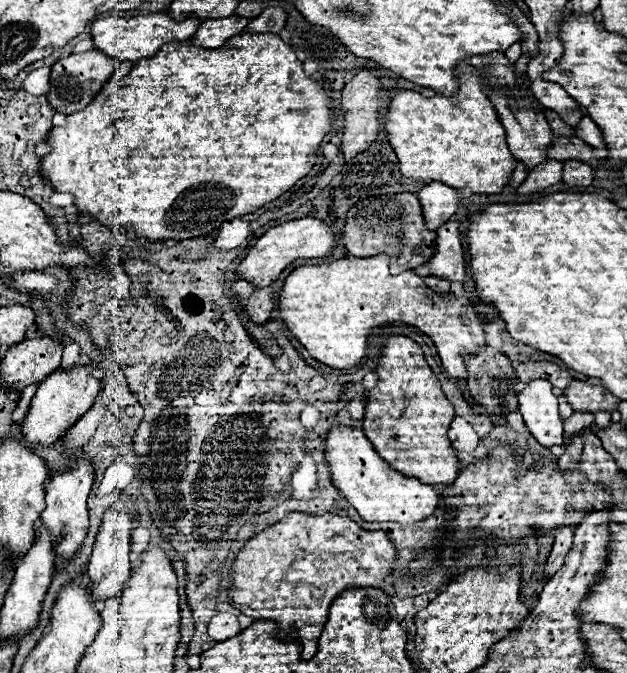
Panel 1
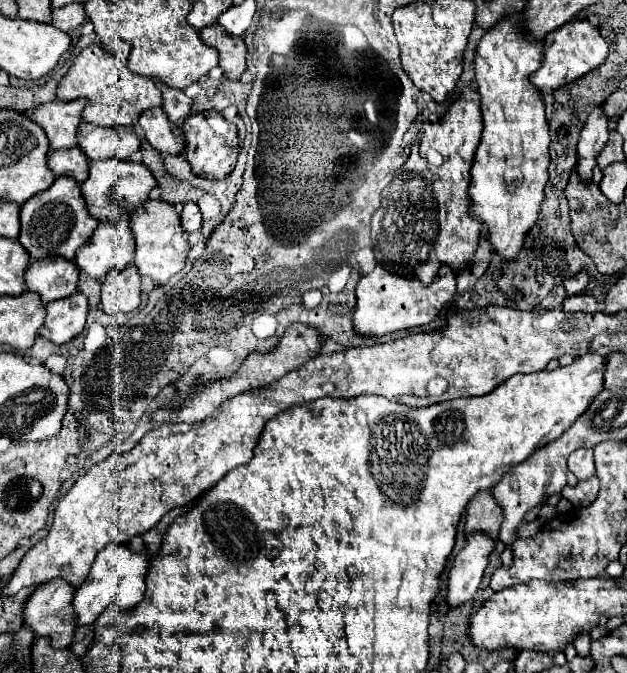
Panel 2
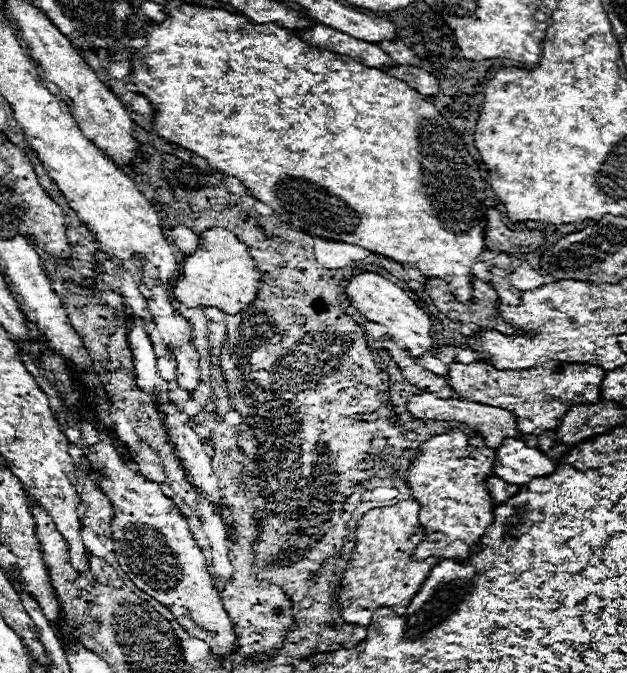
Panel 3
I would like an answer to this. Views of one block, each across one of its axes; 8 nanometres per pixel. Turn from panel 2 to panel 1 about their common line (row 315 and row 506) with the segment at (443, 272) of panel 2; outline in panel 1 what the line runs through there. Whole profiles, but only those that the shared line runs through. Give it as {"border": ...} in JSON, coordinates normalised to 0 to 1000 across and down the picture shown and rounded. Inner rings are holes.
{"border":[[[533,636],[520,651],[517,681],[526,692],[533,722],[584,776],[635,776],[654,782],[686,770],[699,755],[702,737],[695,734],[695,725],[686,719],[673,719],[670,713],[648,710],[625,698],[596,672],[593,660],[571,636]]]}

